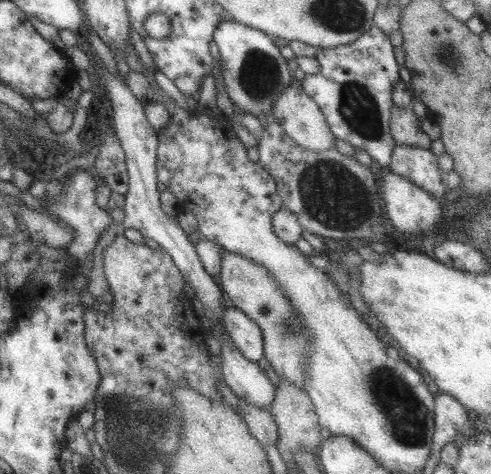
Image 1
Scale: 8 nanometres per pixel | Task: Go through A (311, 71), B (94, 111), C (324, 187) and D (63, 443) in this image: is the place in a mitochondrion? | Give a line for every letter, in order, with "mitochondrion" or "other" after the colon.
A: other
B: other
C: mitochondrion
D: other

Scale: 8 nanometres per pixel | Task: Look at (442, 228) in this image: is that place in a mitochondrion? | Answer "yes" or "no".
no

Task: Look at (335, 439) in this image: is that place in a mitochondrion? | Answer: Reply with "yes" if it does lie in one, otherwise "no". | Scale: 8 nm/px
no

